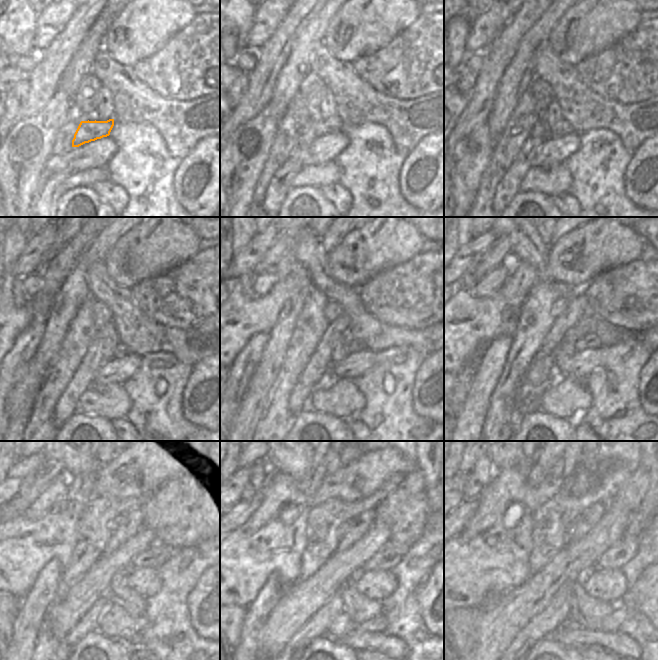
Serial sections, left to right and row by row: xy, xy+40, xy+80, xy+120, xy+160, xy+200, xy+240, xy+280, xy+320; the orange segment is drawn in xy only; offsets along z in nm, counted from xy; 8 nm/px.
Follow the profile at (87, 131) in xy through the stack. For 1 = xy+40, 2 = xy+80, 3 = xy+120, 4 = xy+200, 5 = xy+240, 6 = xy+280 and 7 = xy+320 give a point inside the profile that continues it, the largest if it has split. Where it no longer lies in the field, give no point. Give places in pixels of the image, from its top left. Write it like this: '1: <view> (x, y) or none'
1: xy+40 (334, 126)
2: xy+80 (561, 128)
3: xy+120 (120, 351)
4: xy+200 (590, 341)
5: xy+240 (157, 555)
6: xy+280 (389, 556)
7: xy+320 (625, 549)

